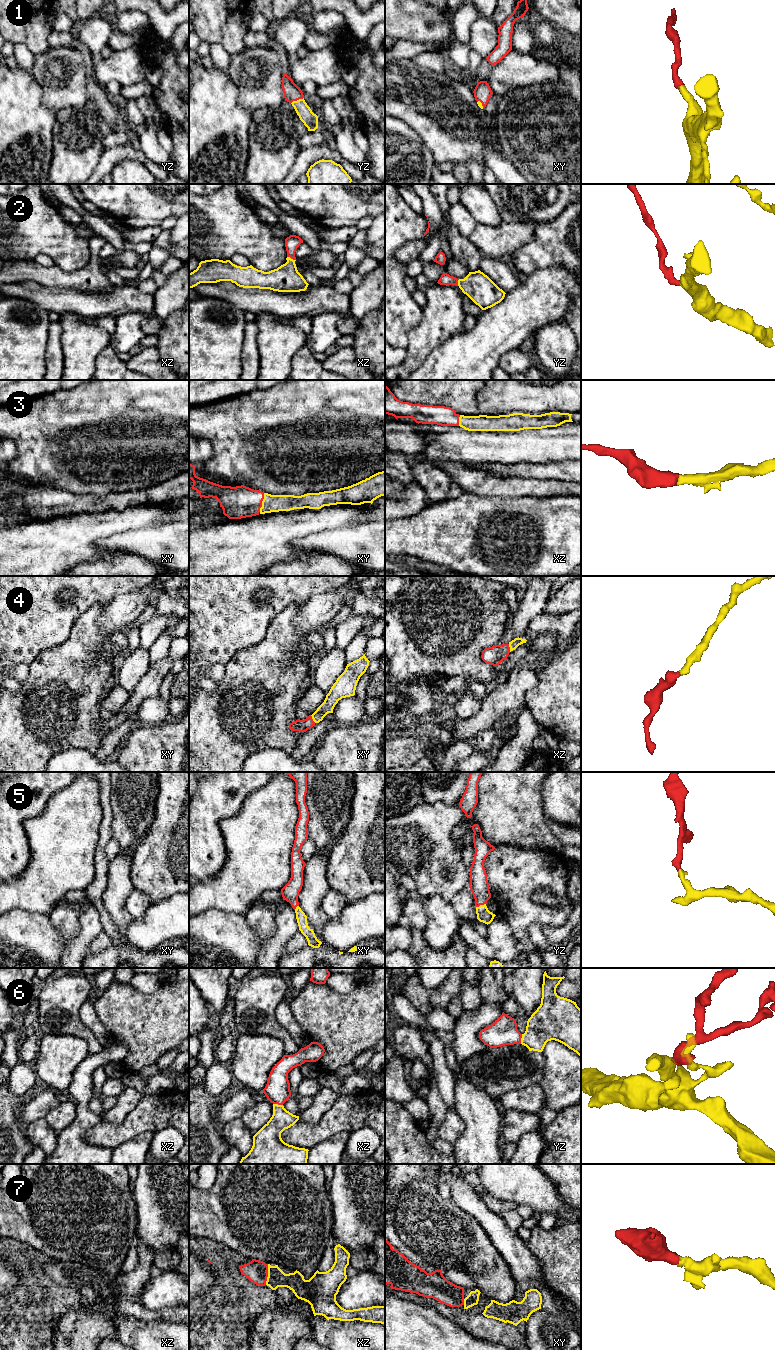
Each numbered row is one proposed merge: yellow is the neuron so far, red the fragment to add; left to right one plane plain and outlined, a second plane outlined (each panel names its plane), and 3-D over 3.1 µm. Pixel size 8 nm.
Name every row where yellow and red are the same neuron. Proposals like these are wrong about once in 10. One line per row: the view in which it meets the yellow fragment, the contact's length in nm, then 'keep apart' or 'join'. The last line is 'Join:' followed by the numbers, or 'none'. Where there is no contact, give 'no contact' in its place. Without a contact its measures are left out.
1: yz | 120 nm | join
2: xz | 80 nm | join
3: xy | 150 nm | join
4: xy | 80 nm | join
5: yz | 90 nm | join
6: xz | 80 nm | join
7: xz | 170 nm | join
Join: 1, 2, 3, 4, 5, 6, 7

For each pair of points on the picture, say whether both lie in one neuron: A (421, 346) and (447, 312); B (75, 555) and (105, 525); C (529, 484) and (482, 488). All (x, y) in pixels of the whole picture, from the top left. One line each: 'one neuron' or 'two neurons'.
A: one neuron
B: one neuron
C: one neuron

